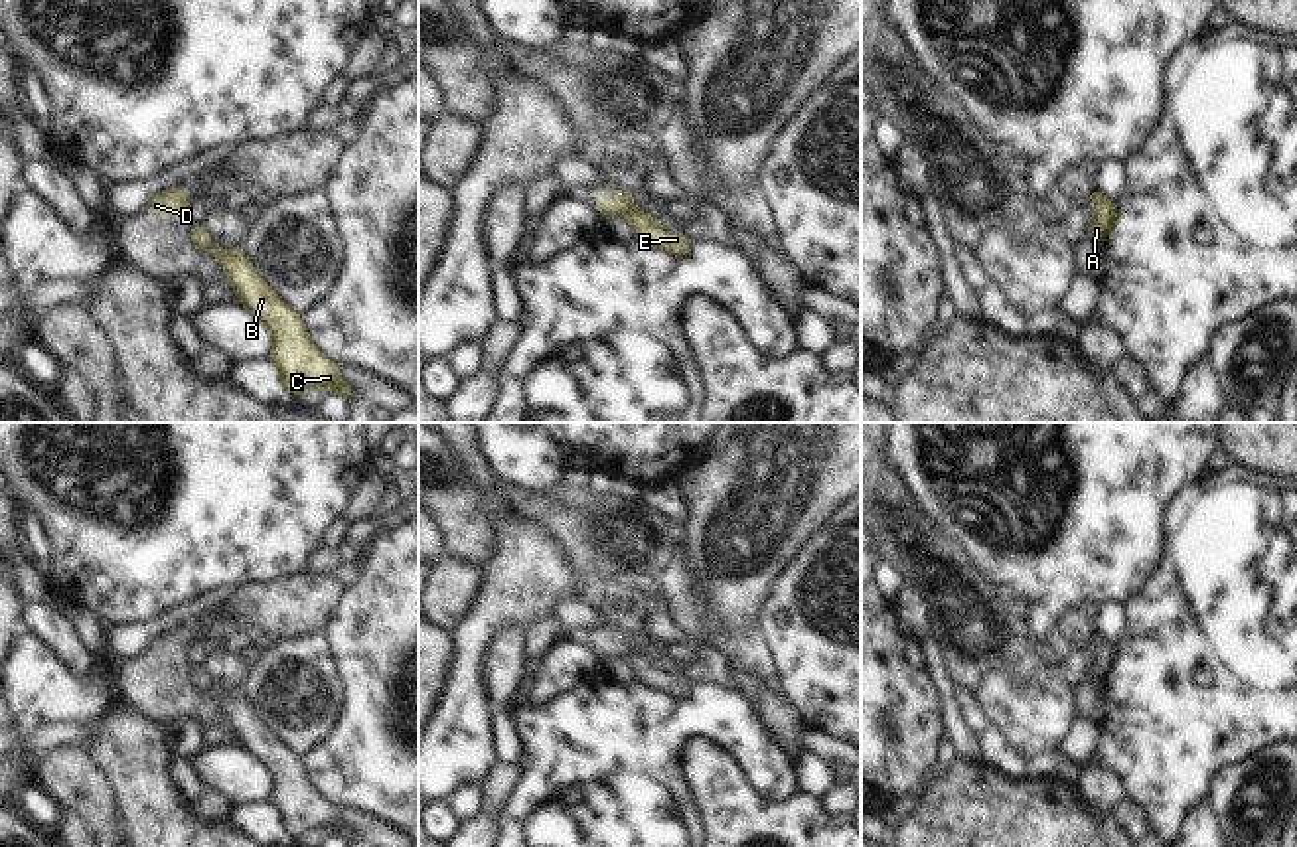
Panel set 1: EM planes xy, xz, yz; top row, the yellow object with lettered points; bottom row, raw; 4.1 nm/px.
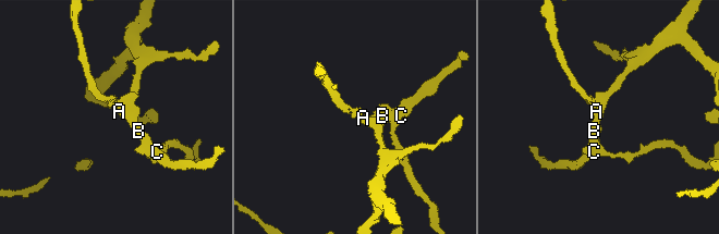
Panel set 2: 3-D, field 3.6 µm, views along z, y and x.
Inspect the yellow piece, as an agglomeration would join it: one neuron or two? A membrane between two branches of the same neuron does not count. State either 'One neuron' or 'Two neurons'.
Two neurons

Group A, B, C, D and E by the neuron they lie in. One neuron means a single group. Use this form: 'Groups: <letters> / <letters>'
Groups: A B C E / D

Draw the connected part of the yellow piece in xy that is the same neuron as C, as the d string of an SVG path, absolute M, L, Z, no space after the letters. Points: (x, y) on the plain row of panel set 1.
M203 665L190 669L190 681L197 691L221 705L237 742L267 768L272 784L268 804L292 839L308 829L322 829L345 841L357 837L355 831L340 819L338 808L312 786L300 756L261 723L239 689L213 693L211 685L215 679L205 673Z

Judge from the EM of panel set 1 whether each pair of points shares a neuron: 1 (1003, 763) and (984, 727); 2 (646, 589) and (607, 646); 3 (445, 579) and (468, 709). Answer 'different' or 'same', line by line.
1: same
2: same
3: different

